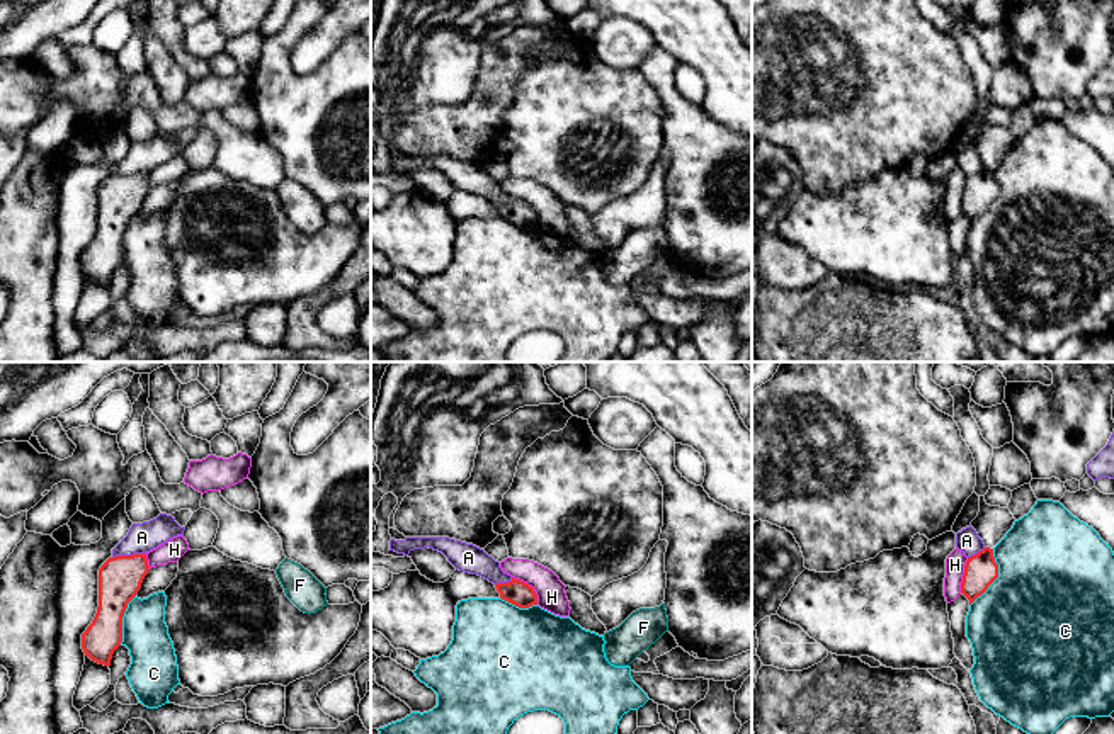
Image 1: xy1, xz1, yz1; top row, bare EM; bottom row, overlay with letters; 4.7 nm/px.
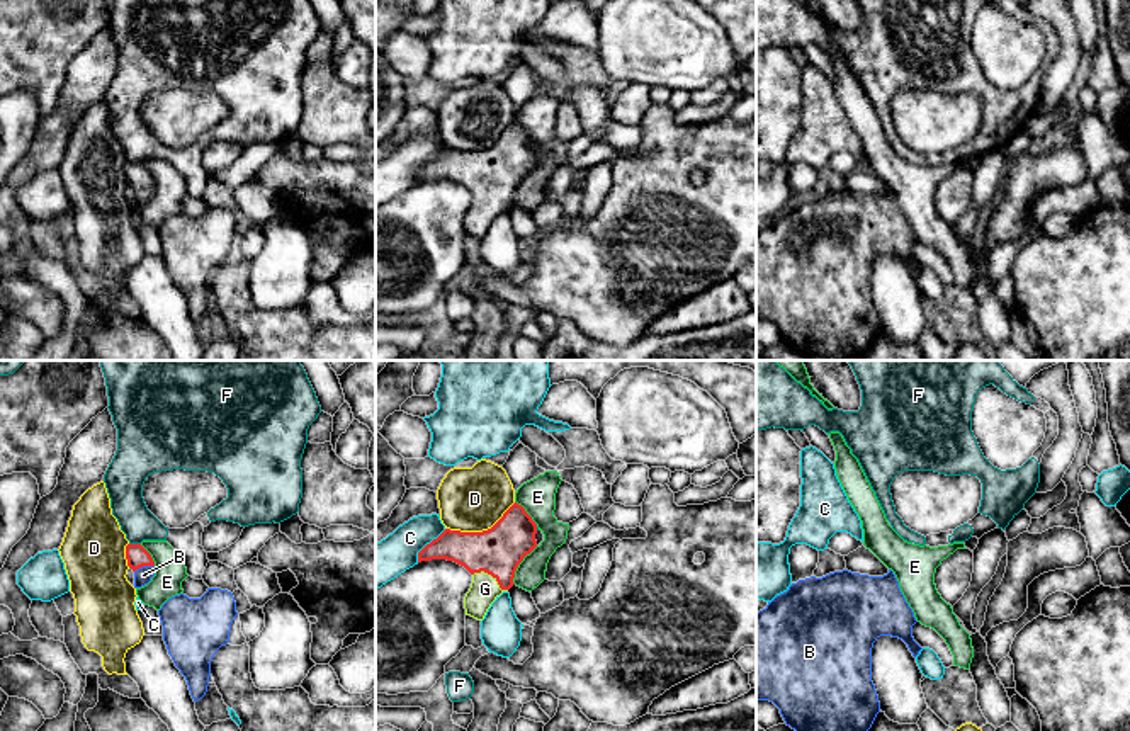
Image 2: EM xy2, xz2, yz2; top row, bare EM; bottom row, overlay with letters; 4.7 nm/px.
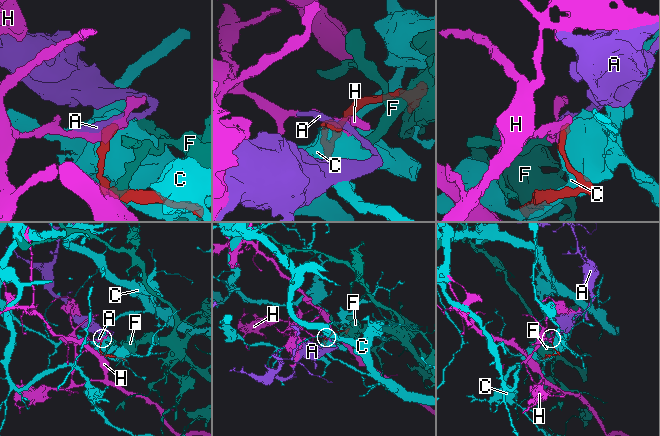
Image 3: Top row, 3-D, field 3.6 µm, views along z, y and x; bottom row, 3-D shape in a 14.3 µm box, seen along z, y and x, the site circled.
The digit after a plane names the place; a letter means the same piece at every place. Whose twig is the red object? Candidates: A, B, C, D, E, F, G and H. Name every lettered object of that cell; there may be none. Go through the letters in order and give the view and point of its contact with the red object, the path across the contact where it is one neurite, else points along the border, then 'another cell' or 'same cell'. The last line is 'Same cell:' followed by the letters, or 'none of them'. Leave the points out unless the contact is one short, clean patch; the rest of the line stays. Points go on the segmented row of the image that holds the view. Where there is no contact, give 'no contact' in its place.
A: meets red in xy1 at (128, 556); border along xy1 (145, 553), (116, 554), (113, 558); another cell
B: meets red in xy2 at (143, 565); runs through xy2 (136, 555), (143, 565), (143, 575); same cell
C: meets red in yz1 at (997, 576); another cell
D: meets red in xz2 at (480, 532); border along xz2 (515, 502), (486, 529), (446, 529); another cell
E: meets red in xz2 at (519, 563); border along xz2 (537, 546), (519, 565), (514, 583); another cell
F: meets red in xy2 at (135, 544); another cell
G: meets red in xz2 at (491, 575); runs through xz2 (498, 551), (493, 556), (491, 575), (485, 589); same cell
H: meets red in xz1 at (531, 587); border along xz1 (512, 576), (533, 588), (538, 604); another cell
Same cell: B, G

